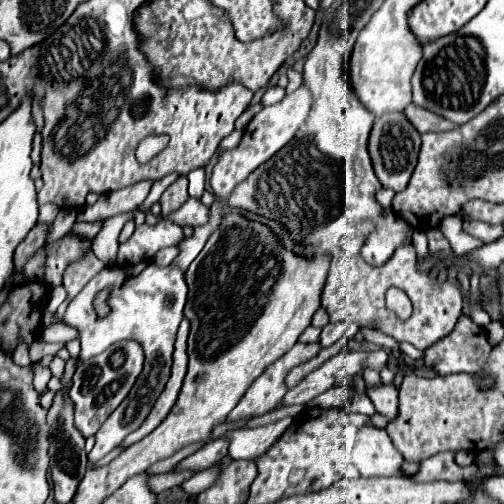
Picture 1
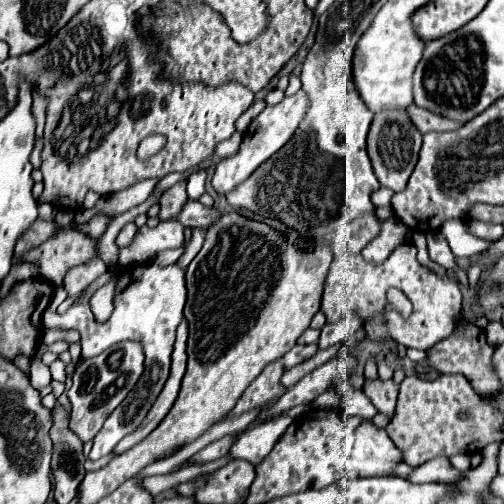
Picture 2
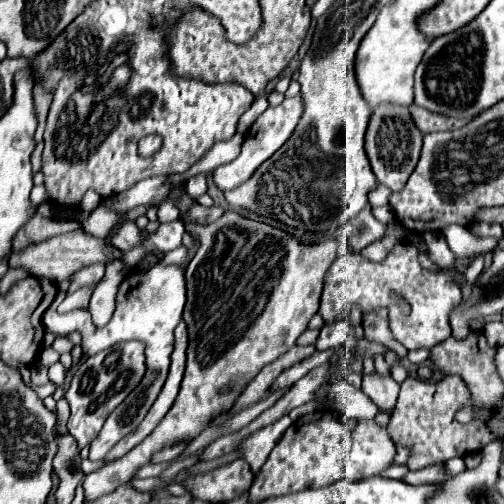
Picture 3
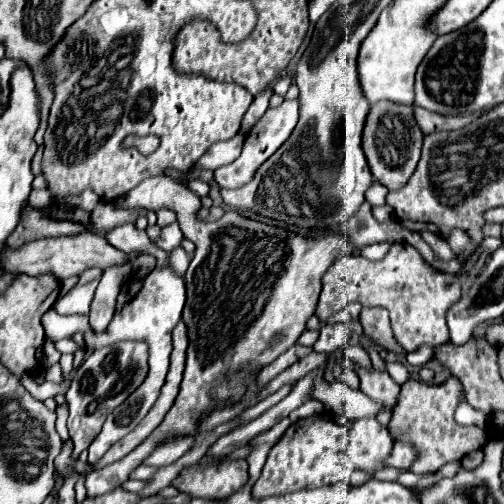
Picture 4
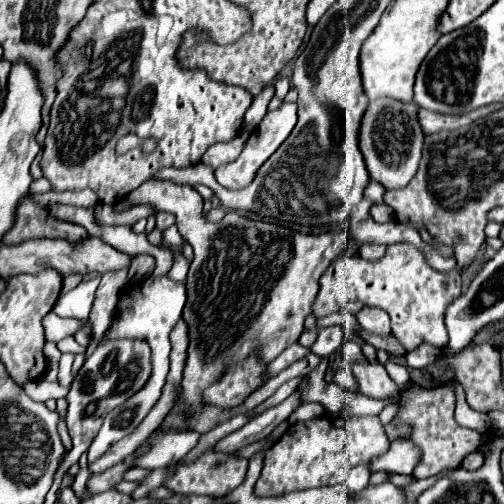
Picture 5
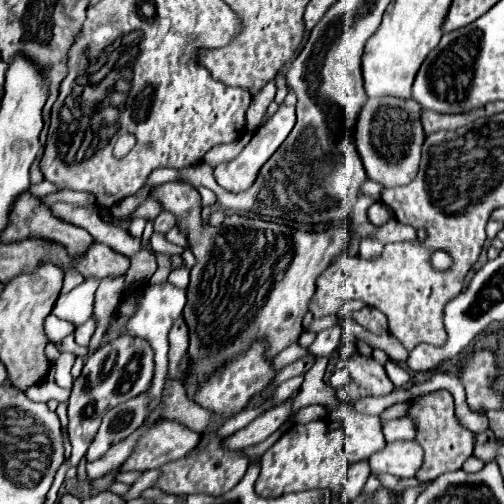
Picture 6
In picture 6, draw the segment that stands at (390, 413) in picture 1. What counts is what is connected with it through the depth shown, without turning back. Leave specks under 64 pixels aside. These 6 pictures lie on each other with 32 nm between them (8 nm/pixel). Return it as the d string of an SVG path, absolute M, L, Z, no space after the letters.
M358 352L352 354L350 360L346 362L346 368L352 380L366 388L368 392L372 392L372 396L384 396L394 390L394 384L388 380L384 366L370 356L362 356Z

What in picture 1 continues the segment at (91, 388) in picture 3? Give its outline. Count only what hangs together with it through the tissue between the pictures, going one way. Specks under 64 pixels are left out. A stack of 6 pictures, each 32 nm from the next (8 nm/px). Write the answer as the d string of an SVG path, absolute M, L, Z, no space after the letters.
M122 340L106 348L102 354L90 358L90 360L80 360L72 378L72 388L70 396L72 402L76 404L74 420L76 428L80 428L80 434L84 438L90 438L98 432L98 428L104 424L104 420L116 410L116 406L126 398L126 394L132 390L136 378L142 372L144 364L144 352L140 342L136 340Z

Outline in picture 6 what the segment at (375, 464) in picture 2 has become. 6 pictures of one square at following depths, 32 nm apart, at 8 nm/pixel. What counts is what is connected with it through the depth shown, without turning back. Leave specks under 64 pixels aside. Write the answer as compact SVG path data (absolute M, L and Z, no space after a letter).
M340 404L336 408L328 412L328 420L340 422L340 428L344 432L344 452L348 456L348 462L370 458L374 452L384 448L386 440L378 416L360 414L348 404Z

